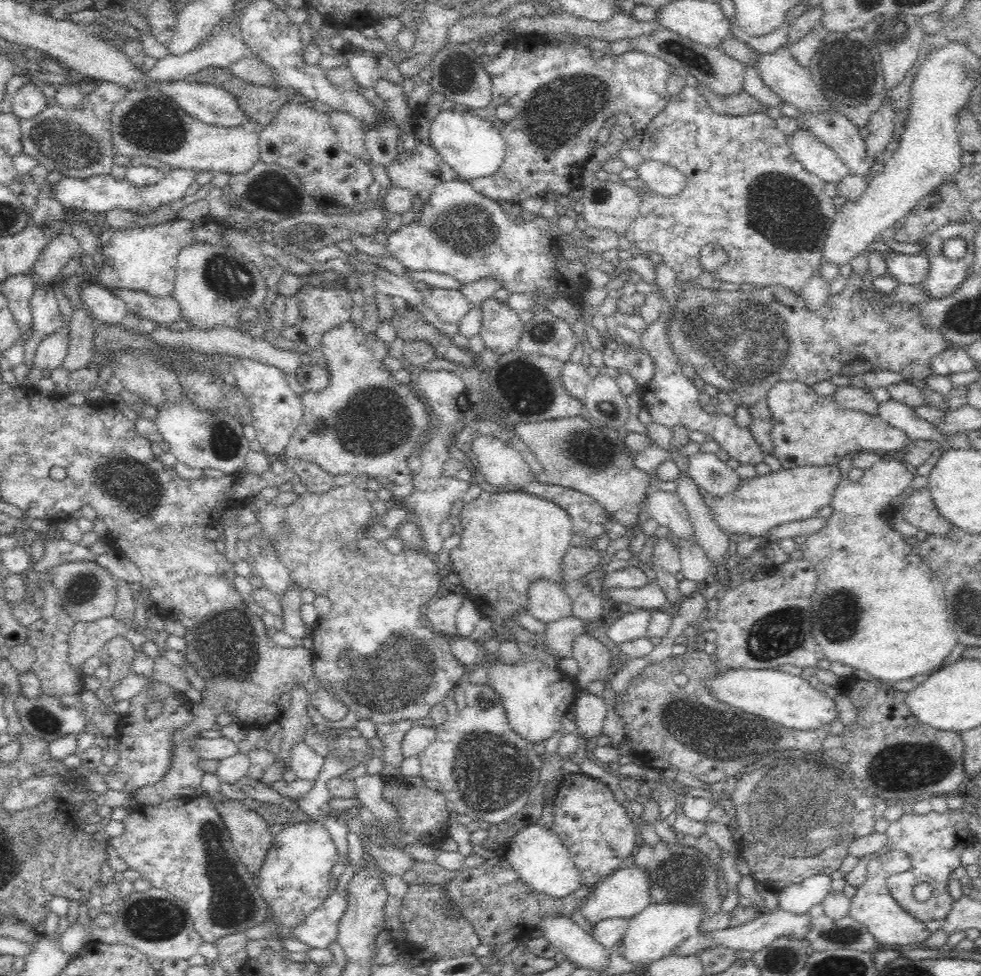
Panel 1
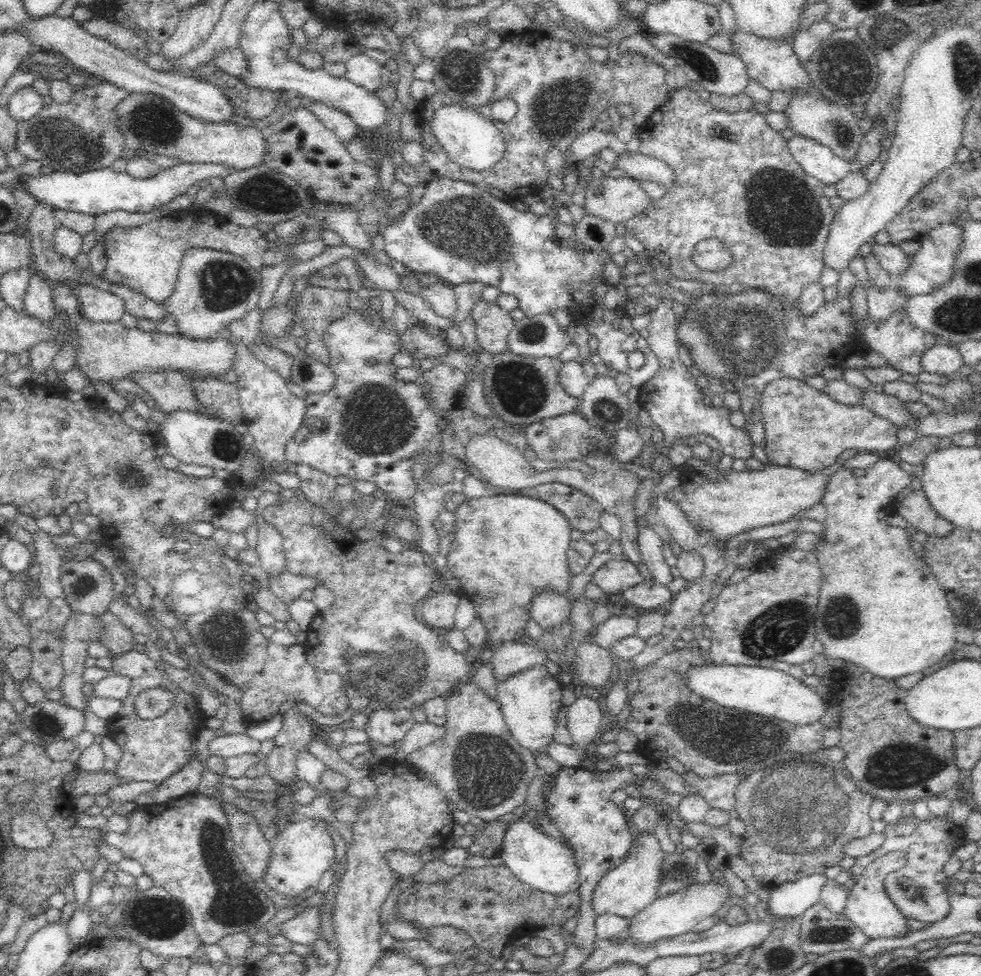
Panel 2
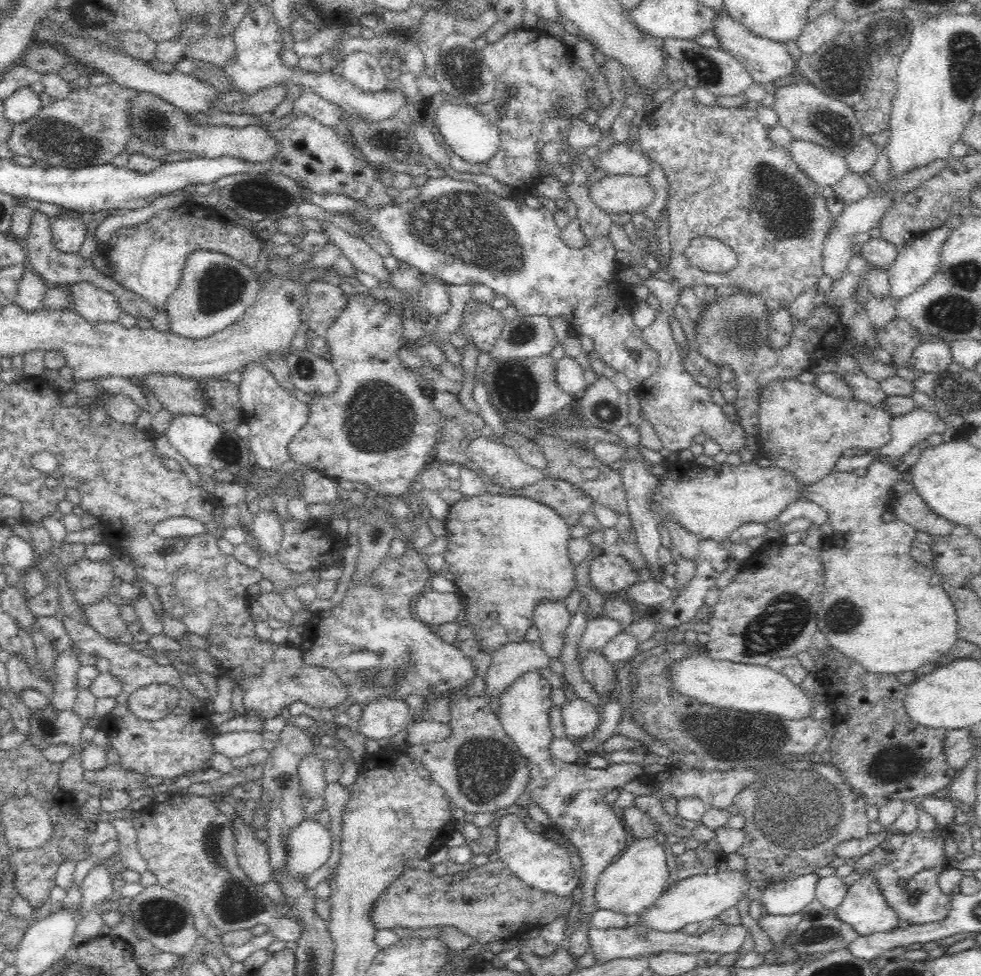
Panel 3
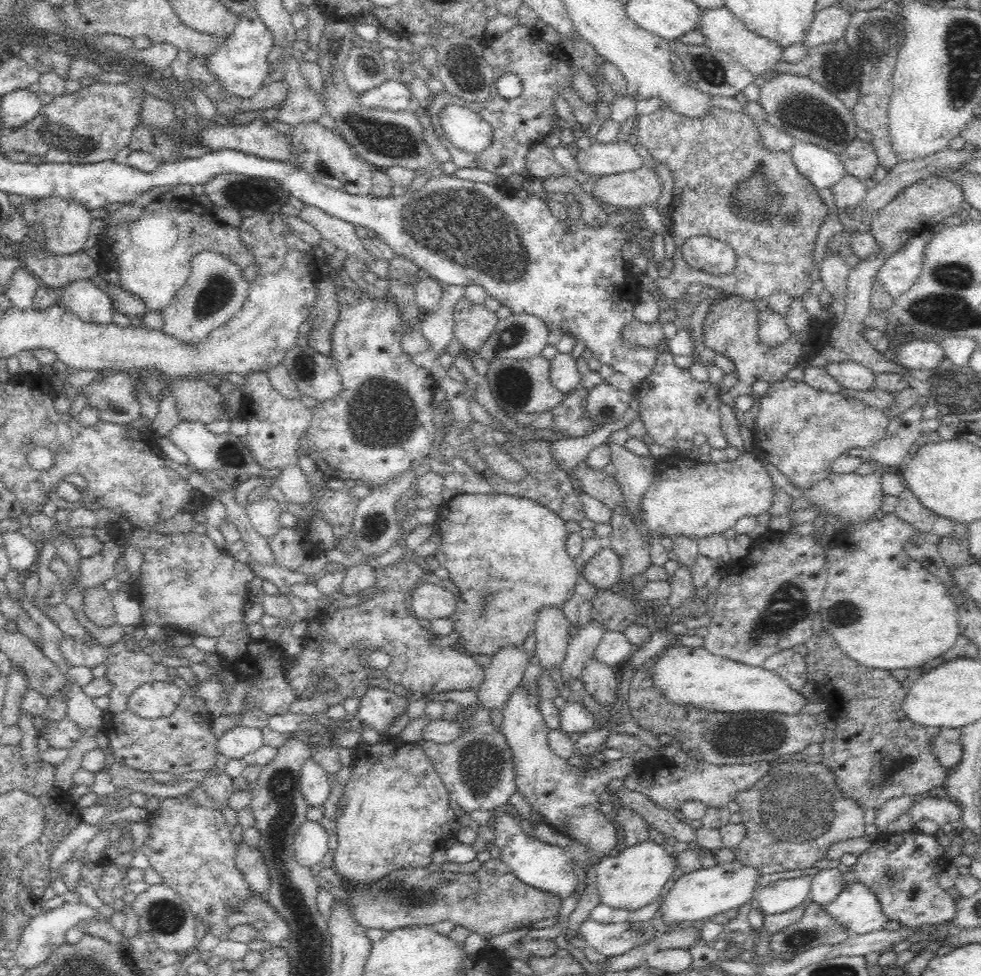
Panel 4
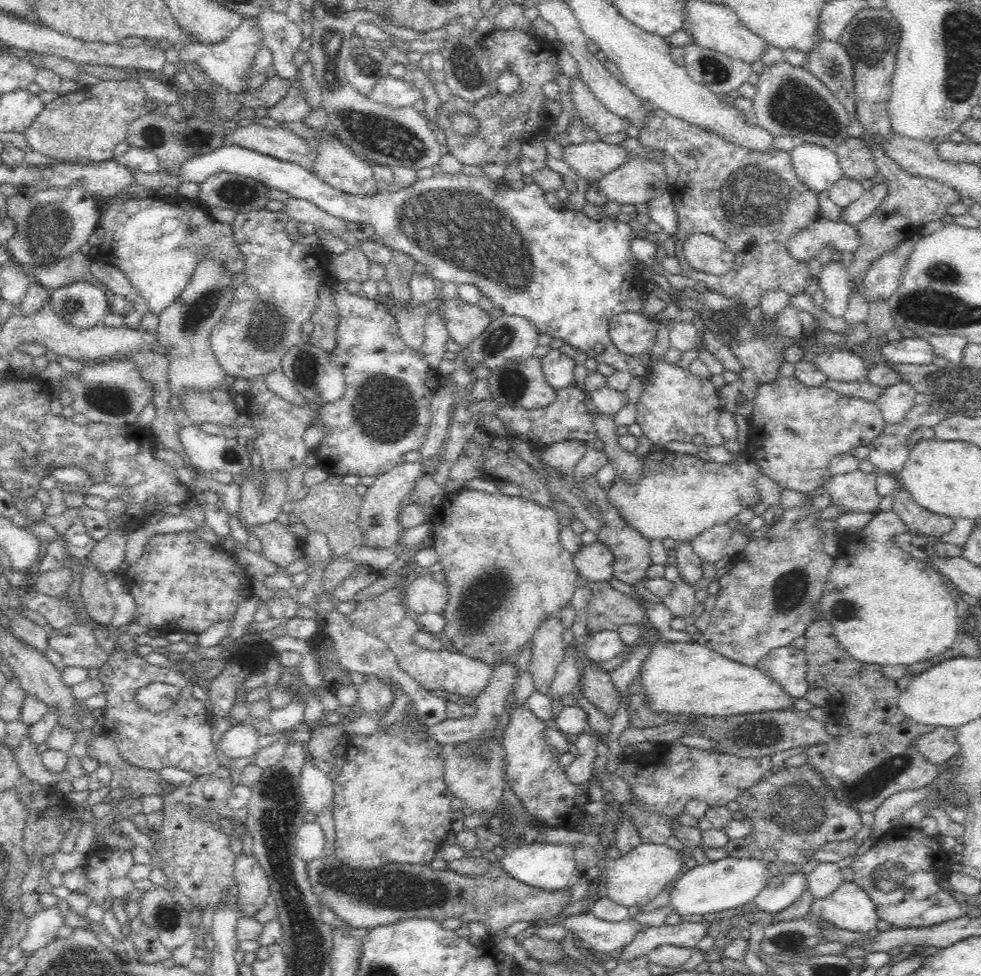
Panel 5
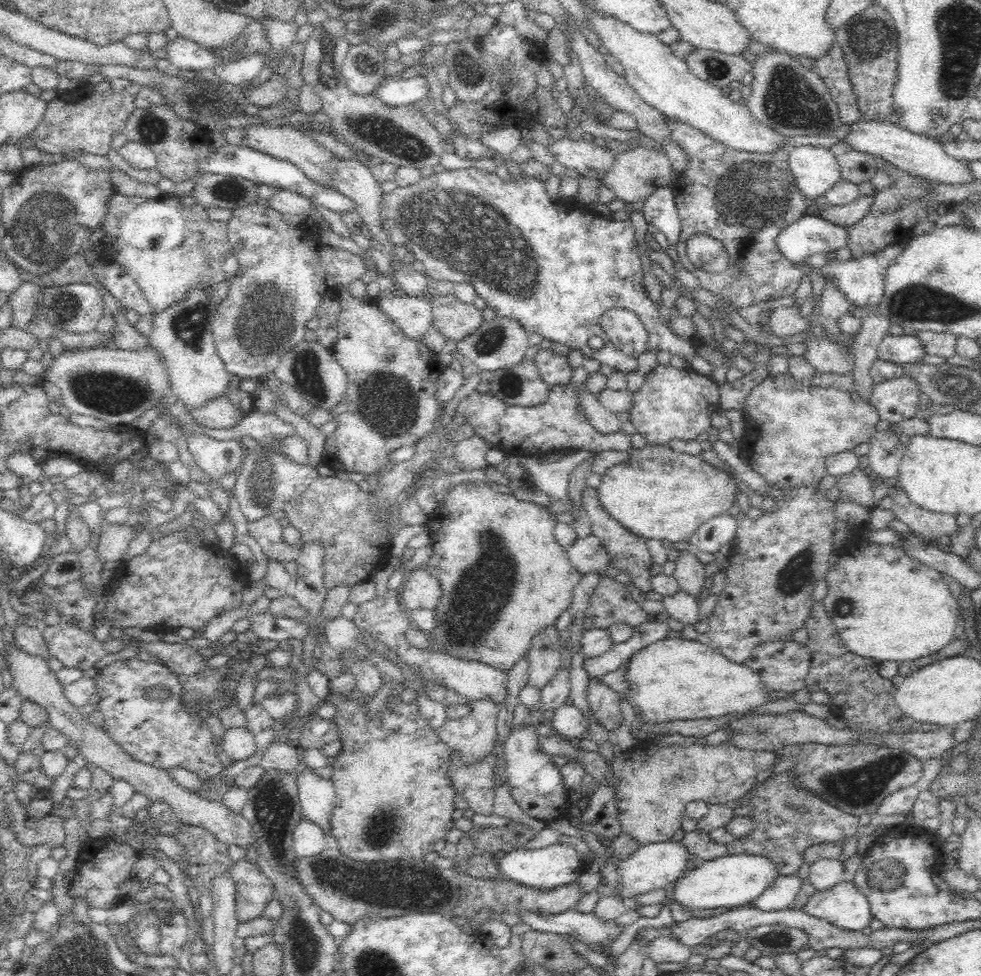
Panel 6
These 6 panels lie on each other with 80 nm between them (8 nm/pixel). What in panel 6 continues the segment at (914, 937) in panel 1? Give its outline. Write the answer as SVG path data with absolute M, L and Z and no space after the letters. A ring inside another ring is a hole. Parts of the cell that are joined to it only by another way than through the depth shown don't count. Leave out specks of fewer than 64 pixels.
M844 880L826 892L815 893L812 900L806 904L805 912L846 931L863 931L874 918L866 896L856 889L853 881L846 882Z

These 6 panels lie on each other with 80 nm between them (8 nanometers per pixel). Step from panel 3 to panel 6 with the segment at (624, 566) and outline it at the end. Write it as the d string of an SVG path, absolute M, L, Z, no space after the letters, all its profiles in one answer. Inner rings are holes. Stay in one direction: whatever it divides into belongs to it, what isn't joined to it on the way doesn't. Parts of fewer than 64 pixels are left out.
M593 535L590 538L578 538L566 551L569 561L582 576L588 573L596 573L598 576L605 575L611 564L606 548Z

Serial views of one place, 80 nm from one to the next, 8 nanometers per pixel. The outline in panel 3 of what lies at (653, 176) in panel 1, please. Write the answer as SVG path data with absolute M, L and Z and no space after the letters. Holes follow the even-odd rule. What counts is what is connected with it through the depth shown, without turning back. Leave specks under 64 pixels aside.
M616 143L607 153L599 154L600 168L610 175L634 175L647 177L656 162L642 154L640 150L632 150L626 143Z

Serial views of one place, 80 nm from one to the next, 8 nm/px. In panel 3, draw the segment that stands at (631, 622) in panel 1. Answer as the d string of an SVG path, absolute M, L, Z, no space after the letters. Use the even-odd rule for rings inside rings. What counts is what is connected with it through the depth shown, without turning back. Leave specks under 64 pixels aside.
M610 617L592 618L586 625L586 630L582 635L577 656L578 659L584 656L588 650L600 650L616 636L624 632L628 633L631 624L624 626L619 620Z

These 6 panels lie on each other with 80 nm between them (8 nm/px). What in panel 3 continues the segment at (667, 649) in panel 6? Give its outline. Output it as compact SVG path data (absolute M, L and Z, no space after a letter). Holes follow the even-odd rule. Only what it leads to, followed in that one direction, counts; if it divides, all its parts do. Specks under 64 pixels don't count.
M693 653L681 661L670 670L675 690L716 708L776 715L786 720L802 720L811 717L818 704L808 691L772 668L718 662L702 653Z

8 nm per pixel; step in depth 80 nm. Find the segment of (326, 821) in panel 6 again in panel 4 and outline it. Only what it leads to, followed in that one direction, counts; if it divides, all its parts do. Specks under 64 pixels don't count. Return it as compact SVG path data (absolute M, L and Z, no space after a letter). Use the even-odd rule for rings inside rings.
M310 756L300 768L299 783L308 806L318 806L328 800L330 782L326 771Z

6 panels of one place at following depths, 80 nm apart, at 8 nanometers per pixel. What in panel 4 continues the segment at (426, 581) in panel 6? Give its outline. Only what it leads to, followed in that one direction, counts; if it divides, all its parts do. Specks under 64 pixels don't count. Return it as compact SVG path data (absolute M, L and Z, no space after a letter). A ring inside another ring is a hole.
M419 584L409 600L410 613L422 623L449 619L457 607L457 597L441 585Z

